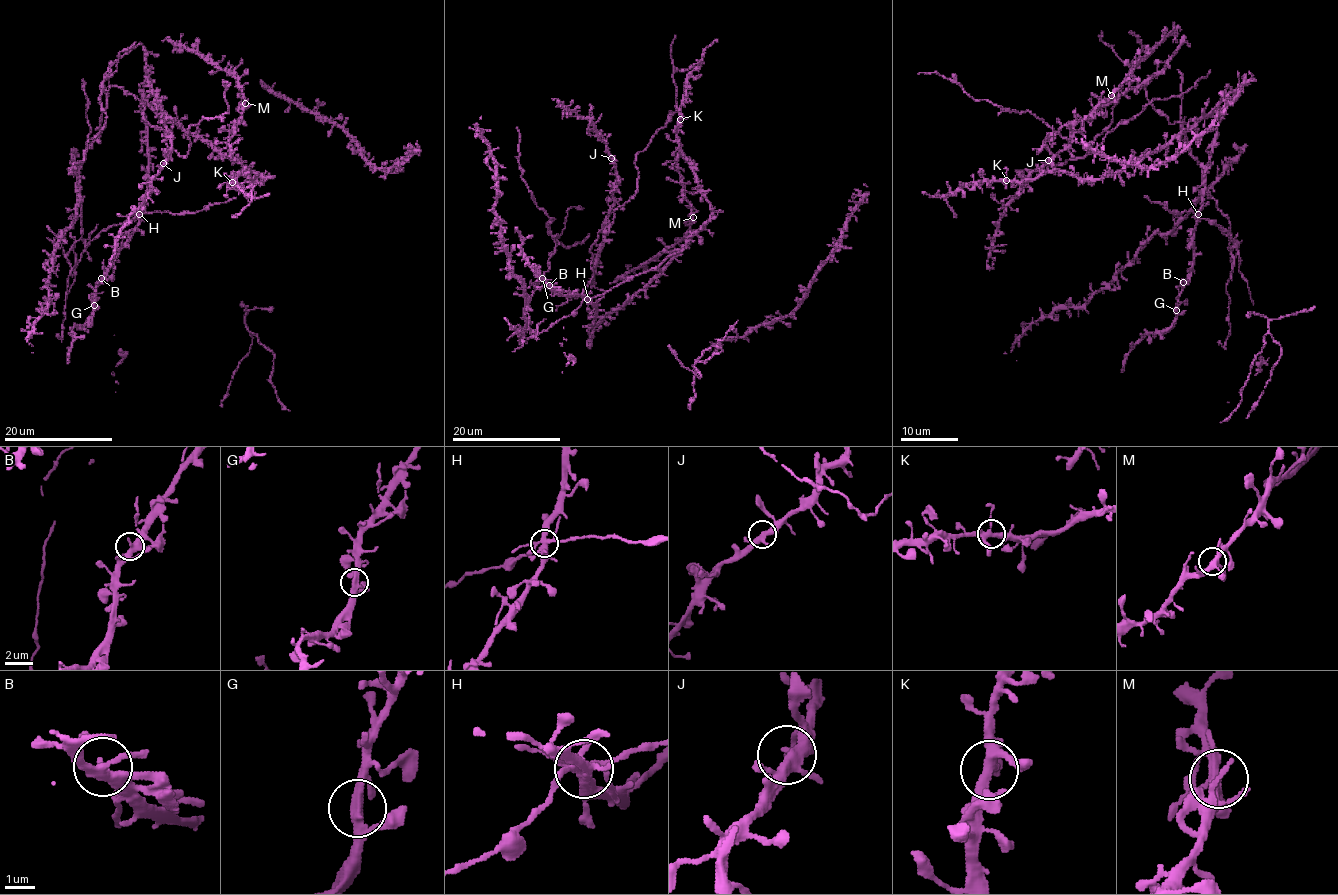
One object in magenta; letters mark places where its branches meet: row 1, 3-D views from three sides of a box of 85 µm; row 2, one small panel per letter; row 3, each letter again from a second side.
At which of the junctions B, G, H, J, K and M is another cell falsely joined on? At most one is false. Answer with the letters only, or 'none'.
H

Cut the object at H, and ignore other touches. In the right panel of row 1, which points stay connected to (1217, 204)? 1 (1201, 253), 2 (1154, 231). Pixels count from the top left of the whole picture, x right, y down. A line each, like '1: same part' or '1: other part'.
1: other part
2: other part

